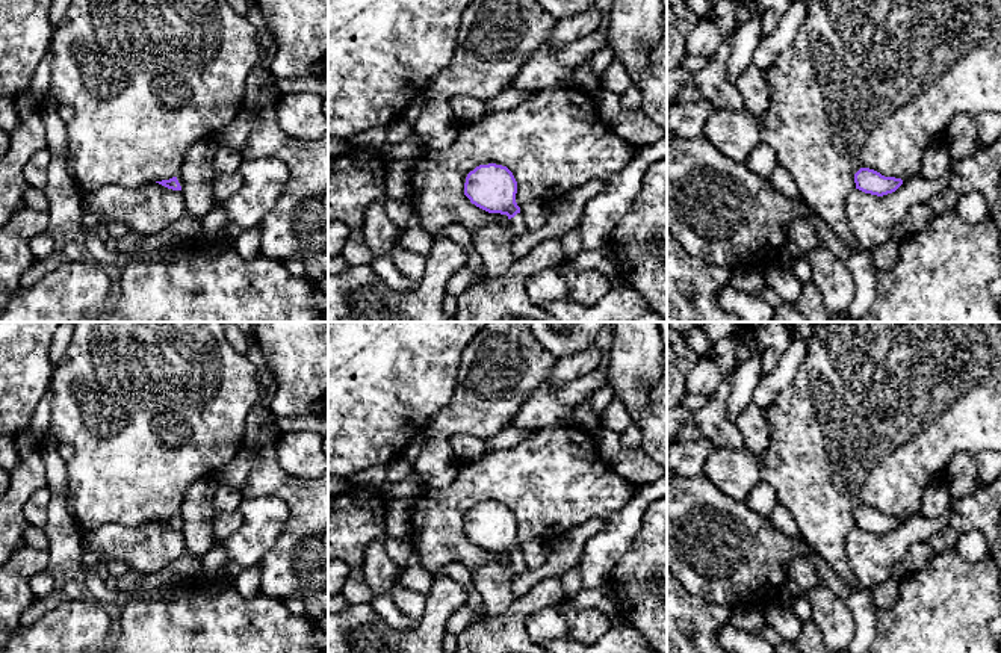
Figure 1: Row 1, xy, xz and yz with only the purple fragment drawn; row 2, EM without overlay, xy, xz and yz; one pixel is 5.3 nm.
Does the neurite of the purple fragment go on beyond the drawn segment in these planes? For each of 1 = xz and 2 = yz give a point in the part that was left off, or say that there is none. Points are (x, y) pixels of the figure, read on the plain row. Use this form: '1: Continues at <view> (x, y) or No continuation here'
1: Continues at xz (517, 561)
2: No continuation here

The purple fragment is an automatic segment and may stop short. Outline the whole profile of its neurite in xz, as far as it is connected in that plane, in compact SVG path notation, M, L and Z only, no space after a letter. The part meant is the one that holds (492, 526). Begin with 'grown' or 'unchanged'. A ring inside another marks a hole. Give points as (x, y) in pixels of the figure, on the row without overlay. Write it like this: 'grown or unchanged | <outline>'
grown | M479 503L470 509L464 521L464 534L476 546L488 552L507 553L516 573L523 574L528 567L516 541L517 520L502 503Z

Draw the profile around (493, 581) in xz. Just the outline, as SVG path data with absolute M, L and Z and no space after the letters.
M510 558L502 562L491 561L470 571L475 586L482 596L485 620L502 615L516 599L511 583L517 577L517 573Z

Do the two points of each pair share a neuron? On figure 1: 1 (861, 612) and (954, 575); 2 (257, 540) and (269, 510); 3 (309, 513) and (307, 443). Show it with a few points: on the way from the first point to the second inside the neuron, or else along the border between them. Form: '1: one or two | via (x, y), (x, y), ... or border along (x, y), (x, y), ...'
1: two | border along (879, 609), (877, 634), (874, 637)
2: one | via (257, 532), (265, 517)
3: two | border along (277, 458), (288, 472), (312, 479)

